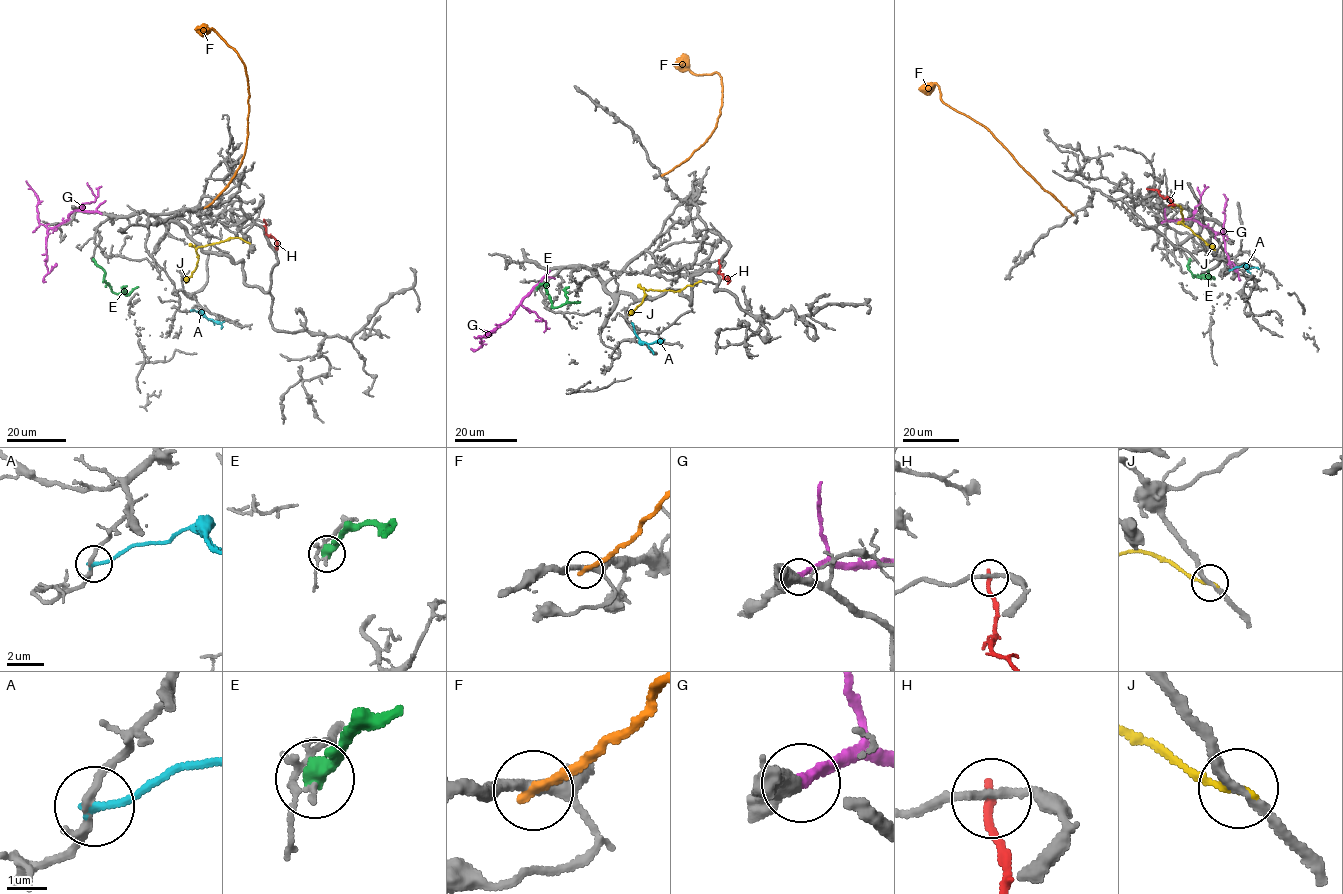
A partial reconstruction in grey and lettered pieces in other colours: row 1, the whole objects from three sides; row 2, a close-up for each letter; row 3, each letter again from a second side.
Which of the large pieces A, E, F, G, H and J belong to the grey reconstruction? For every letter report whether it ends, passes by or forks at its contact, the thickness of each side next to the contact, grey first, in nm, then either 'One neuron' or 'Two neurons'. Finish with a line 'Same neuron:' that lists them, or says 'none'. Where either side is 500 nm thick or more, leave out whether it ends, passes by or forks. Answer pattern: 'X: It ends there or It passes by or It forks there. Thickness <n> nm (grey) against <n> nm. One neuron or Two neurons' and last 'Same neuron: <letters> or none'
A: It ends there. Thickness 150 nm (grey) against 220 nm. Two neurons
E: It ends there. Thickness 110 nm (grey) against 480 nm. Two neurons
F: It ends there. Thickness 320 nm (grey) against 260 nm. Two neurons
G: Thickness 500 nm (grey) against 320 nm. One neuron
H: It ends there. Thickness 200 nm (grey) against 240 nm. Two neurons
J: It ends there. Thickness 240 nm (grey) against 220 nm. Two neurons
Same neuron: G

